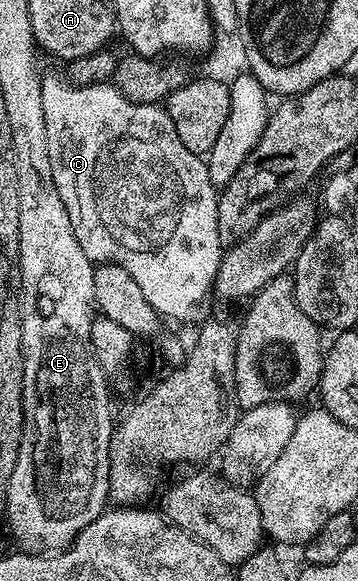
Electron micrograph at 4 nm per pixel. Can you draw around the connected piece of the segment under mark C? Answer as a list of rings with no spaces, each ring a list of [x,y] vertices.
[[[46,73],[41,79],[41,95],[43,96],[43,124],[47,128],[47,156],[51,156],[51,176],[55,176],[55,188],[59,188],[59,196],[67,208],[67,216],[71,220],[75,240],[79,240],[79,248],[83,248],[89,261],[94,264],[114,262],[127,272],[131,272],[135,284],[139,284],[143,296],[147,296],[147,304],[151,304],[151,308],[155,308],[162,319],[191,317],[196,312],[197,305],[211,294],[223,253],[217,219],[219,190],[208,179],[206,159],[188,150],[183,145],[183,140],[179,140],[179,132],[175,132],[175,124],[171,120],[168,109],[157,104],[144,106],[127,100],[112,84],[78,86],[68,77],[60,78],[57,74]]]

